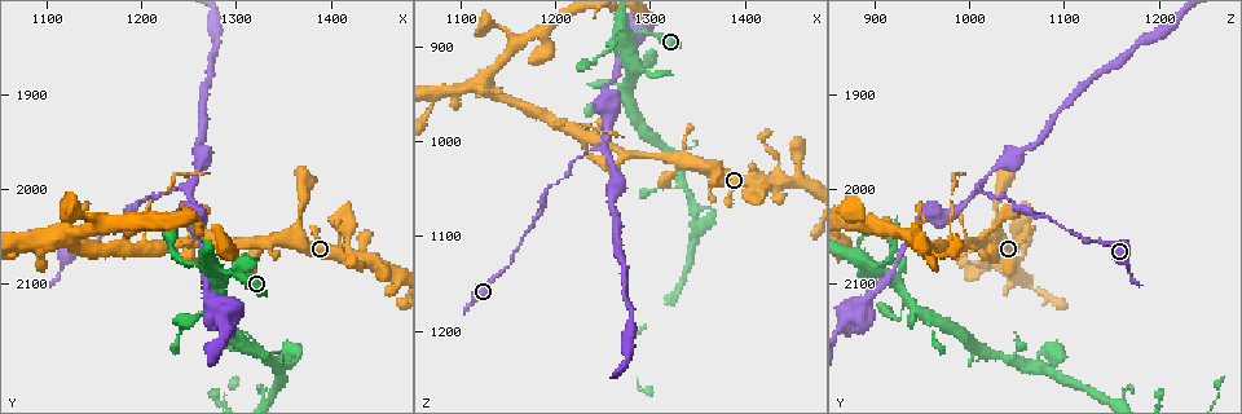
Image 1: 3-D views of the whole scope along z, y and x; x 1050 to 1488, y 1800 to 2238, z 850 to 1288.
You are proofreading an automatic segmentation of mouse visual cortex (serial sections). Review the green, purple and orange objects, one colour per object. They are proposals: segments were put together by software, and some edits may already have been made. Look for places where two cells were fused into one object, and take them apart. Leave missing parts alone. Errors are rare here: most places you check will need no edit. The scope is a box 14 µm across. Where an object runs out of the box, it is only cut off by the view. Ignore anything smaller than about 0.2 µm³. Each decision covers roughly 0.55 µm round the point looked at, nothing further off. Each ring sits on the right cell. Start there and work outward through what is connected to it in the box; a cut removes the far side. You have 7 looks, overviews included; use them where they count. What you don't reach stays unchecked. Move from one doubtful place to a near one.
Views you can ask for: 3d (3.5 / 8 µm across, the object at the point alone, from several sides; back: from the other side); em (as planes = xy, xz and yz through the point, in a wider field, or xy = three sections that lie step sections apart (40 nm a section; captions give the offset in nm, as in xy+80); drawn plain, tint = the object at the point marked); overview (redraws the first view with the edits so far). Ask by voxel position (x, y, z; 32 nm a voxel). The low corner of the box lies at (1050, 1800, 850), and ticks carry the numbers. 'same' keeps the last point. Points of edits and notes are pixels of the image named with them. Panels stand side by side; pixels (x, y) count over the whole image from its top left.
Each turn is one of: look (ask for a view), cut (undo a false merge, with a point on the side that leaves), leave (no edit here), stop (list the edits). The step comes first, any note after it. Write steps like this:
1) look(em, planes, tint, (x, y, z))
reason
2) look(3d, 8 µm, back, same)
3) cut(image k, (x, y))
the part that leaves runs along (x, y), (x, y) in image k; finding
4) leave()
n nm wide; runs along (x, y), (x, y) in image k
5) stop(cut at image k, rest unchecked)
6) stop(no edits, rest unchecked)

look(3d, 8 µm, (1125, 2050, 940))
abrupt turn

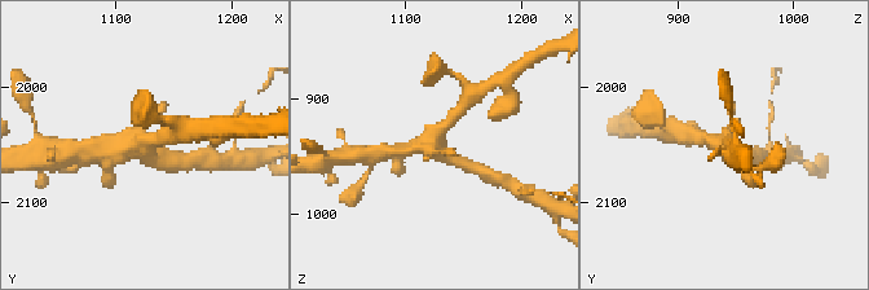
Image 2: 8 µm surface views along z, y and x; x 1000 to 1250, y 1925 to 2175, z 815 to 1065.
look(em, xy, step 3, tint, (1124, 2054, 940))

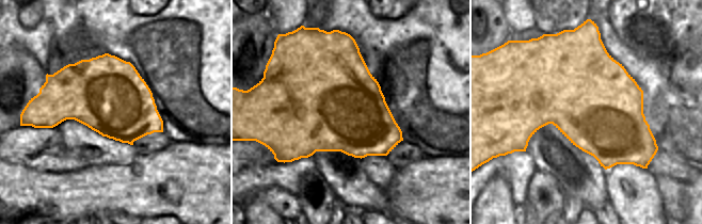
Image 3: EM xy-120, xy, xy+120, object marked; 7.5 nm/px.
leave()
runs along (741, 162), (719, 144), (697, 137) in image 2; one cell here

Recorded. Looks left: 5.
look(3d, 3.5 µm, (1245, 2000, 1005))
abrupt turn

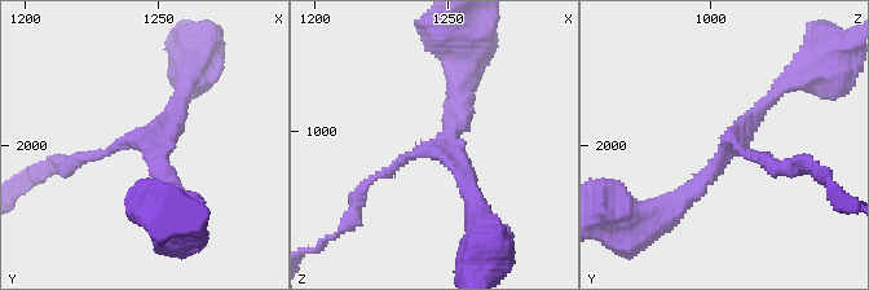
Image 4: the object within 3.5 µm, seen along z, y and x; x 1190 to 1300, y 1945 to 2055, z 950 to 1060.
look(em, xy, step 5, plain, (1245, 1999, 1007))
3 arms; arms of 150, 200, 250 nm; need the tissue

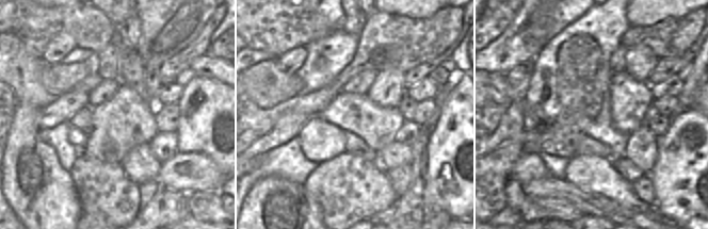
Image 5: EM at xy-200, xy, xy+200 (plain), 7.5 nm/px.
look(em, xy, step 5, tint, same)
with the object marked

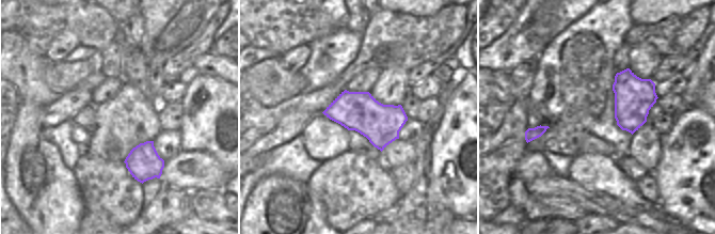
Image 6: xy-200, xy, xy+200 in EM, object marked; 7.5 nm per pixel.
leave()
runs along (365, 187), (424, 149), (448, 146), (459, 96) in image 4; continuous, no second cell

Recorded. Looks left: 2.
look(3d, 3.5 µm, (1255, 2035, 945))
thick turns thin

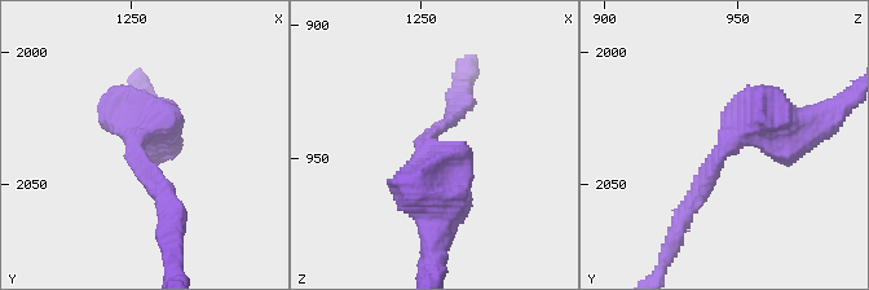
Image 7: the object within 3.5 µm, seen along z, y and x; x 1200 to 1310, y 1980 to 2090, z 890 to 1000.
look(em, xy, step 1, tint, (1253, 2036, 946))
arms of 200, 600 nm; now the EM

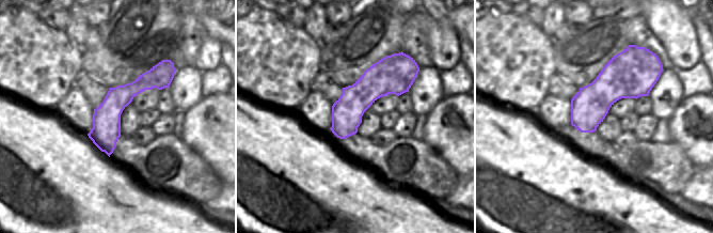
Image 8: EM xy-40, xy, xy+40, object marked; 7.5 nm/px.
leave()
runs along (171, 74), (133, 88), (95, 140) in image 8; all the same cell

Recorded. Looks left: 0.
stop(no edits, rest unchecked)

